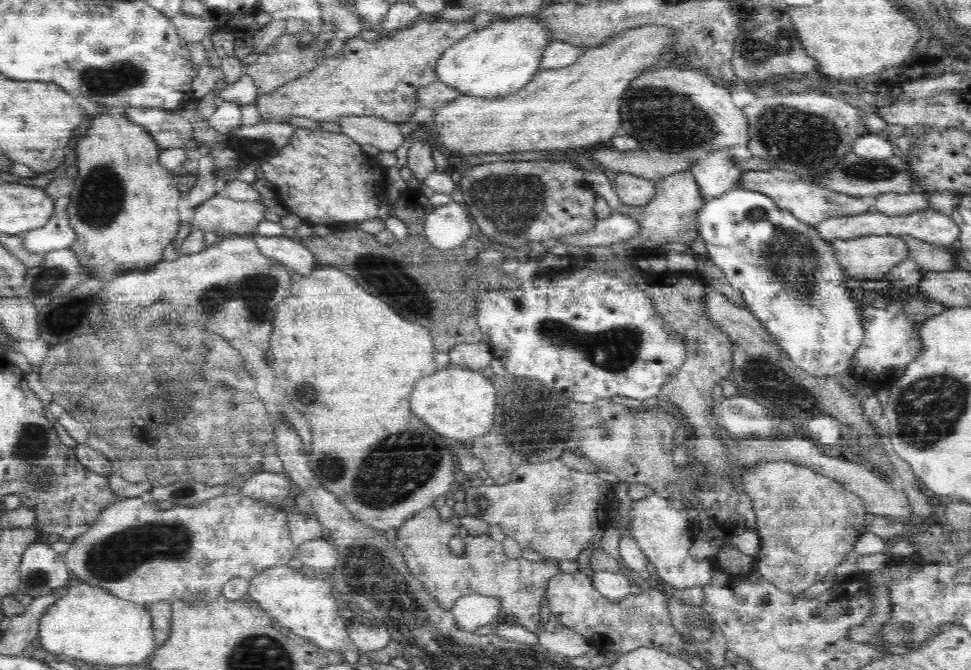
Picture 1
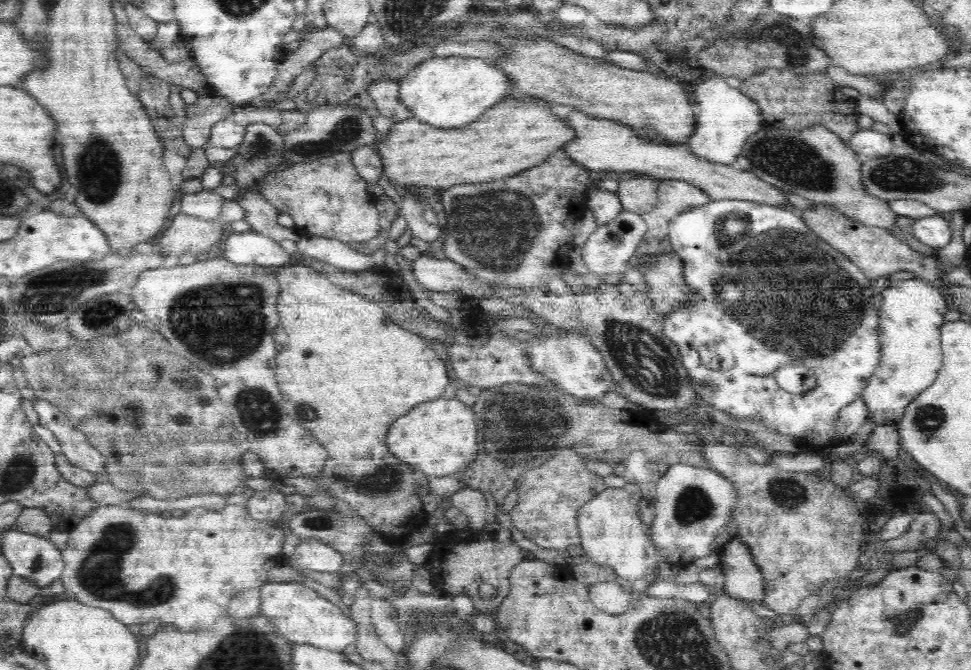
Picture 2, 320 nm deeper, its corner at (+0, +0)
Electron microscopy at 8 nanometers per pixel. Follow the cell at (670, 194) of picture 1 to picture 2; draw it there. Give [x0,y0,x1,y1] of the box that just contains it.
[631,179,711,268]

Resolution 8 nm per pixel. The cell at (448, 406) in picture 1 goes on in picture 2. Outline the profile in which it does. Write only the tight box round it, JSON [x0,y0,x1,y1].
[388,398,478,476]

